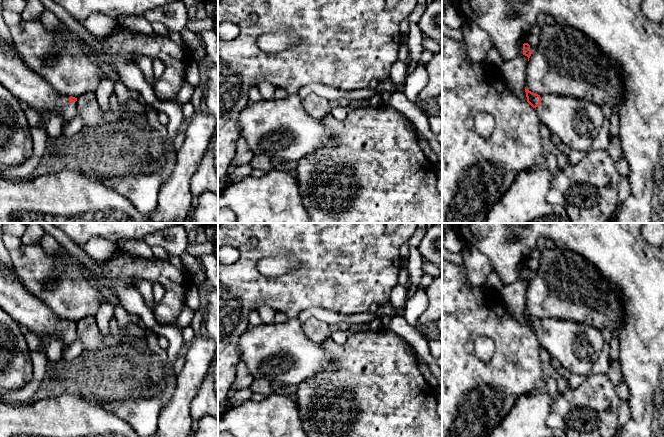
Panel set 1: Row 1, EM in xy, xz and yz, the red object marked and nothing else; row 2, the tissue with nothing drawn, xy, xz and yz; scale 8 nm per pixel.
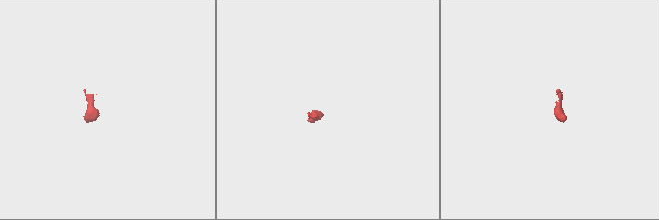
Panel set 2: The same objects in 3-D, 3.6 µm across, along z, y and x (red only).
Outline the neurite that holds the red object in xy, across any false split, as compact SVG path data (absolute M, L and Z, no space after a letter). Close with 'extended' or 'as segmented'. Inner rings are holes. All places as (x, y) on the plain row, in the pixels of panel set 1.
M0 223L0 307L9 314L23 331L35 336L46 335L48 340L59 335L64 347L78 338L77 322L54 314L39 298L23 285L13 268L10 251L3 244Z; extended

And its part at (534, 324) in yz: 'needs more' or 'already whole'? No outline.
needs more

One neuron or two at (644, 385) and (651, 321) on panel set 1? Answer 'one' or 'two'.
one

